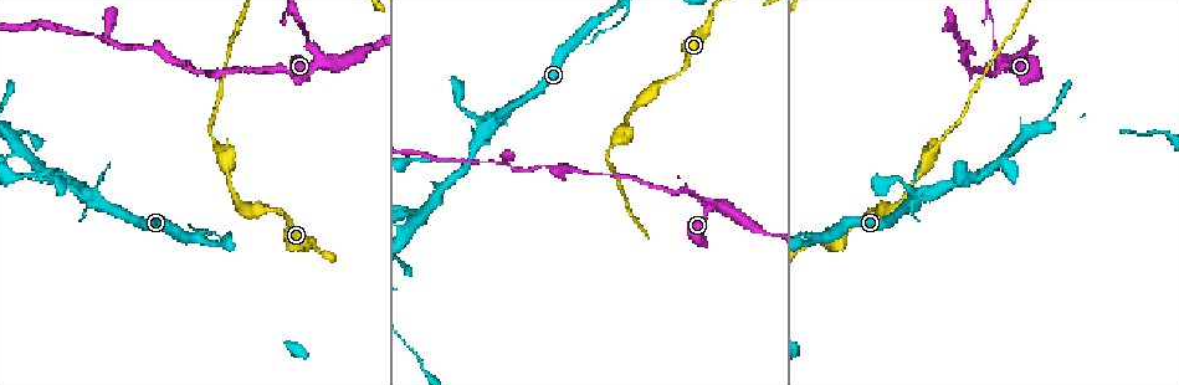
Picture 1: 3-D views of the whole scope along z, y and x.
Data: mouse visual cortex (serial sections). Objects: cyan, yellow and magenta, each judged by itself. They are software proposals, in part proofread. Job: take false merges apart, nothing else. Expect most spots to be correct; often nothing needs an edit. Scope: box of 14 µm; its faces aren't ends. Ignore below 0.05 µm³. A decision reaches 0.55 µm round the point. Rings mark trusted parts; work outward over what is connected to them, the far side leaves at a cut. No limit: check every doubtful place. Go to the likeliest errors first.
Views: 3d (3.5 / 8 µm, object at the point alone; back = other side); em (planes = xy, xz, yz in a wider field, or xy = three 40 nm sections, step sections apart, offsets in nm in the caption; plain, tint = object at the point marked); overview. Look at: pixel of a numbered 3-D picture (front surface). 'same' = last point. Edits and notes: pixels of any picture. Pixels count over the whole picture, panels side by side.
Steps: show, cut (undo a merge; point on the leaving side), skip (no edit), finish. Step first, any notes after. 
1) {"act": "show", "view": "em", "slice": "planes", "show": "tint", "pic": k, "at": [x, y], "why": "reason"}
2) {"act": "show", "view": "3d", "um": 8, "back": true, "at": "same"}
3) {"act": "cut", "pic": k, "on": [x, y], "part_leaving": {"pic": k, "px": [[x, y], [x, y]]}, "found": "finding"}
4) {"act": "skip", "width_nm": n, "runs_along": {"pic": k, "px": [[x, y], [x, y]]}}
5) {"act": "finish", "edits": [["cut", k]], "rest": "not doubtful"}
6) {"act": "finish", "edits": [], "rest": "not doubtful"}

{"act": "show", "view": "3d", "um": 3.5, "pic": 1, "at": [1000, 64], "why": "abrupt turn"}

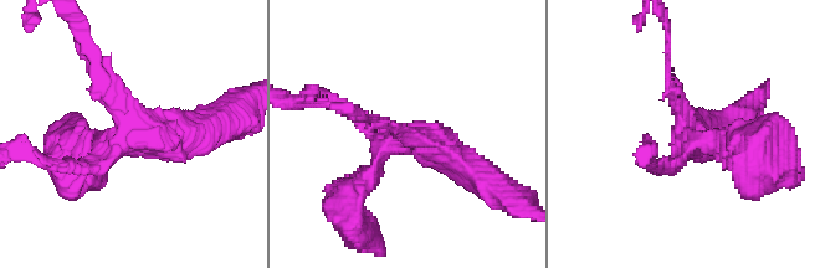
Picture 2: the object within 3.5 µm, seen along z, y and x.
{"act": "show", "view": "em", "slice": "xy", "step": 1, "show": "tint", "pic": 2, "at": [411, 137], "arms": 4, "arm_widths_nm": [150, 200, 300, 400], "why": "shape alone is not enough"}

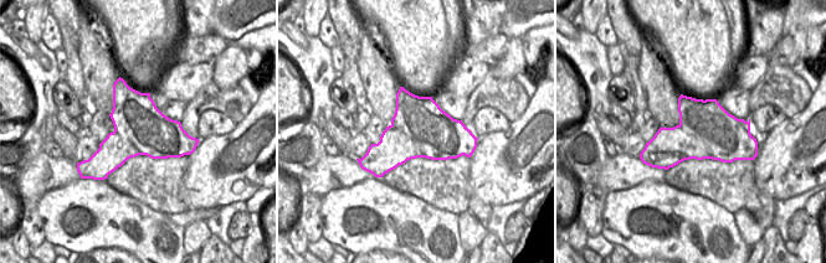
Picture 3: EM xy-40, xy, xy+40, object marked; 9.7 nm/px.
{"act": "skip", "found": "all the same cell"}

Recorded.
{"act": "show", "view": "3d", "um": 3.5, "back": true, "pic": 1, "at": [77, 181], "why": "small branch off a trunk"}

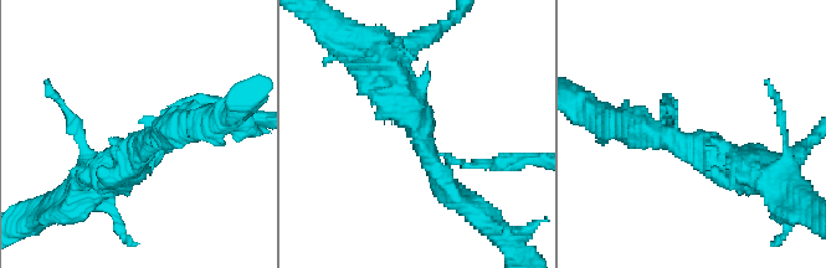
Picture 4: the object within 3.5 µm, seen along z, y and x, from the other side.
{"act": "show", "view": "em", "slice": "xy", "step": 3, "show": "tint", "pic": 4, "at": [429, 154], "arms": 3, "arm_widths_nm": [100, 350, 450]}

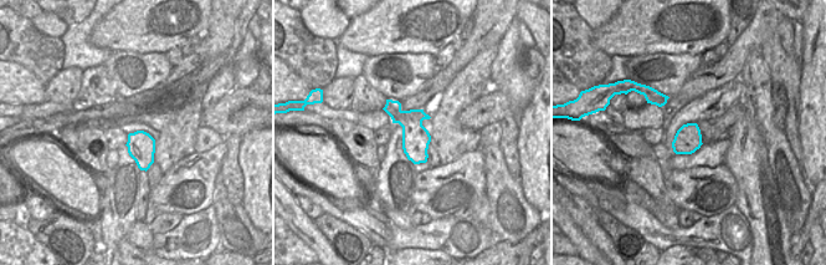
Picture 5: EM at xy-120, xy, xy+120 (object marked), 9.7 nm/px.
{"act": "skip", "runs_along": {"pic": 4, "px": [[398, 88], [429, 164], [478, 215]]}, "found": "one cell here"}

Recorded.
{"act": "show", "view": "3d", "um": 3.5, "back": true, "pic": 1, "at": [113, 42], "why": "three-way junction"}

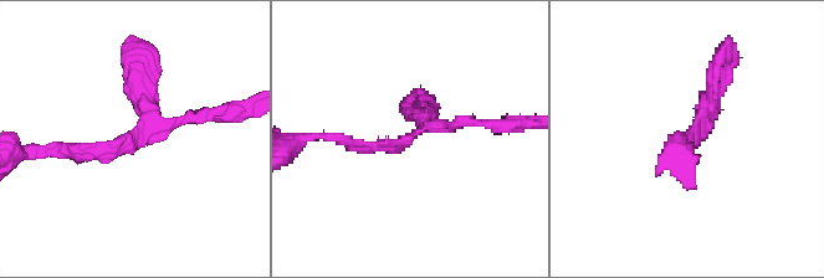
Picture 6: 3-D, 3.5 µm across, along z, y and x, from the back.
{"act": "show", "view": "em", "slice": "planes", "show": "tint", "pic": 6, "at": [130, 138], "arms": 3, "arm_widths_nm": [150, 150, 250]}

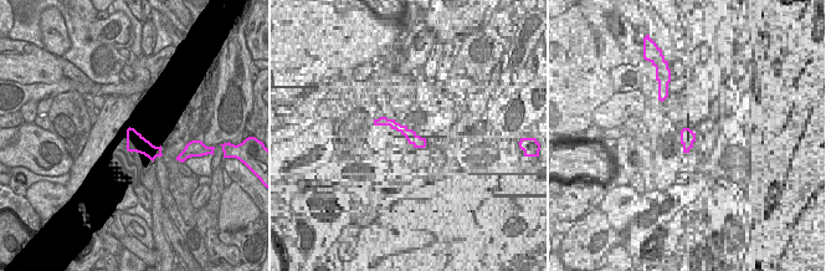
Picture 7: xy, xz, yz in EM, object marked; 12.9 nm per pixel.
{"act": "skip", "found": "one cell here"}

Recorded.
{"act": "finish", "edits": [], "rest": "not doubtful"}

